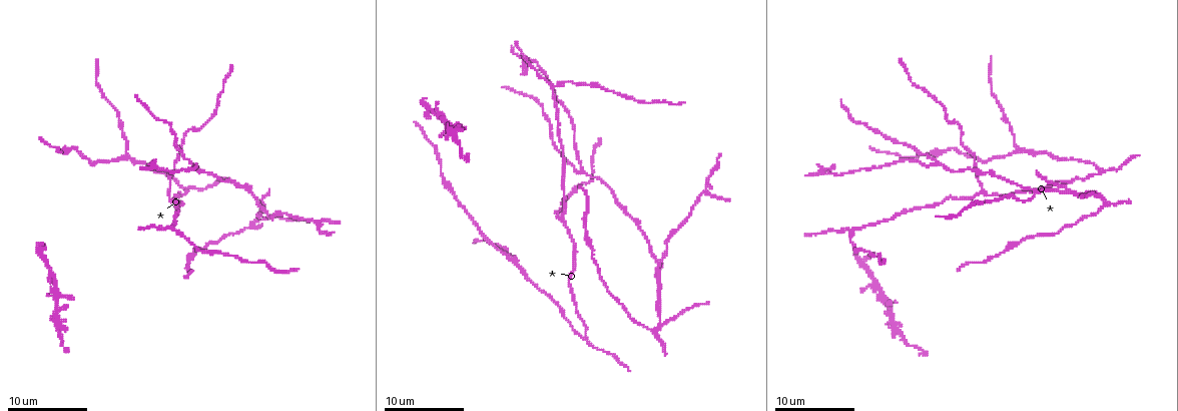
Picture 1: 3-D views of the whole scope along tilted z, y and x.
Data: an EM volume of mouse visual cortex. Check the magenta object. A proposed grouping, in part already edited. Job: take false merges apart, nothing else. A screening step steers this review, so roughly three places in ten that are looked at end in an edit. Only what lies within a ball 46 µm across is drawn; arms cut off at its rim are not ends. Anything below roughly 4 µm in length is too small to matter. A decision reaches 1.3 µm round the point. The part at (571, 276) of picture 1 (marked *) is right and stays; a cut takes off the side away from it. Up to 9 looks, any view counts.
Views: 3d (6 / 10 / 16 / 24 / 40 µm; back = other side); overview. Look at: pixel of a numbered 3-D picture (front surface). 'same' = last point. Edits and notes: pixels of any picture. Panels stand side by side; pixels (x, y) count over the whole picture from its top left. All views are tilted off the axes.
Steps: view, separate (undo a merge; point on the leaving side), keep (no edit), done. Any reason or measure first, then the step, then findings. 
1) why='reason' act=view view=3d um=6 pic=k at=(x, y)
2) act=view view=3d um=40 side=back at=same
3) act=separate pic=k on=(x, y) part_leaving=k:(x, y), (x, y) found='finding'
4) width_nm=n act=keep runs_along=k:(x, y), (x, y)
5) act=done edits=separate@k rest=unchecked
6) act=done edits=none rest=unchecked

why='three-way junction' act=view view=3d um=10 pic=1 at=(169, 199)

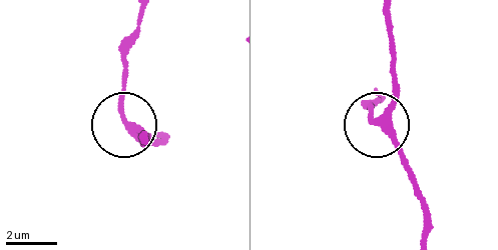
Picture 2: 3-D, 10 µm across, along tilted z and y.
act=view view=3d um=10 side=back pic=2 at=(378, 120)

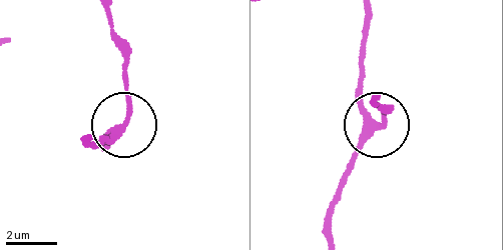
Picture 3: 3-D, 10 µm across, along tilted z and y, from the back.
width_nm=240 act=keep runs_along=3:(333, 234), (336, 188), (373, 124), (363, 73) found='all the same neuron'

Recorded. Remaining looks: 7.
why='side arm on a straight run' act=view view=3d um=10 pic=1 at=(1105, 171)

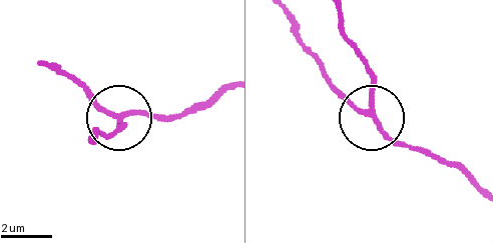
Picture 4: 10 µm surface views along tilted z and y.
arms=3 act=keep found='all the same neuron'

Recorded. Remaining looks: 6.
why='three arms meet' act=view view=3d um=6 pic=1 at=(1017, 148)

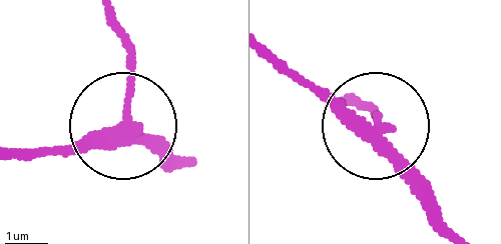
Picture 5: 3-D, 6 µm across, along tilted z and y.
arms=3 act=separate pic=5 on=(127, 67) part_leaving=5:(122, 122), (122, 26) found='a second neuron is stuck on'

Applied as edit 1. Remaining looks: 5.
act=view view=overview

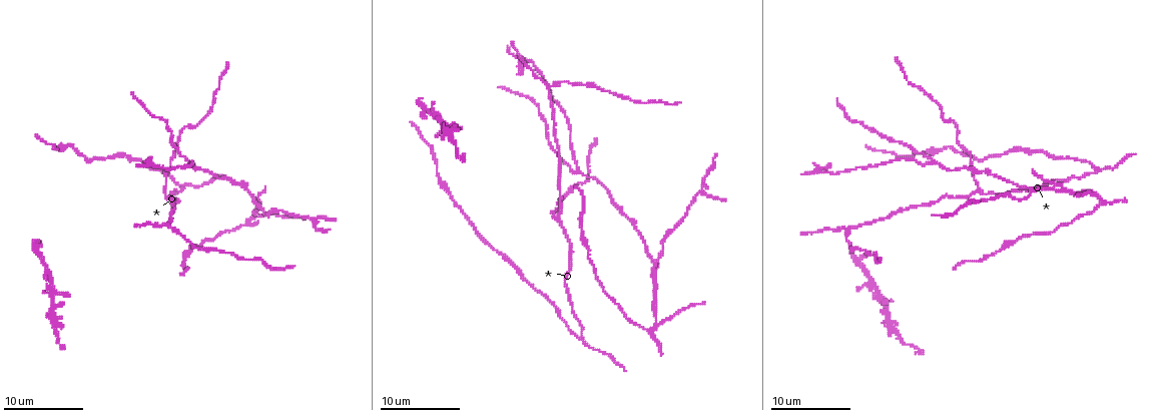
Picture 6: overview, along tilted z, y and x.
why='three-way junction' act=view view=3d um=10 pic=6 at=(931, 162)

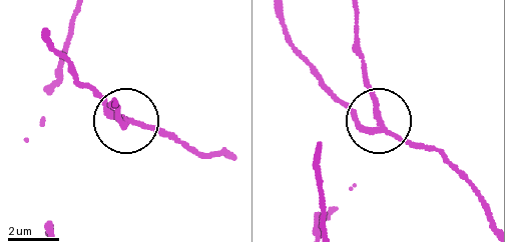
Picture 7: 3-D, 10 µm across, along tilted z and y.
width_nm=210 act=separate pic=7 on=(367, 86) part_leaving=7:(381, 124), (362, 69), (355, 11) found='a second neuron is stuck on'

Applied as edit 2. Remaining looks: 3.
act=done edits=separate@5,separate@7 rest=unchecked

